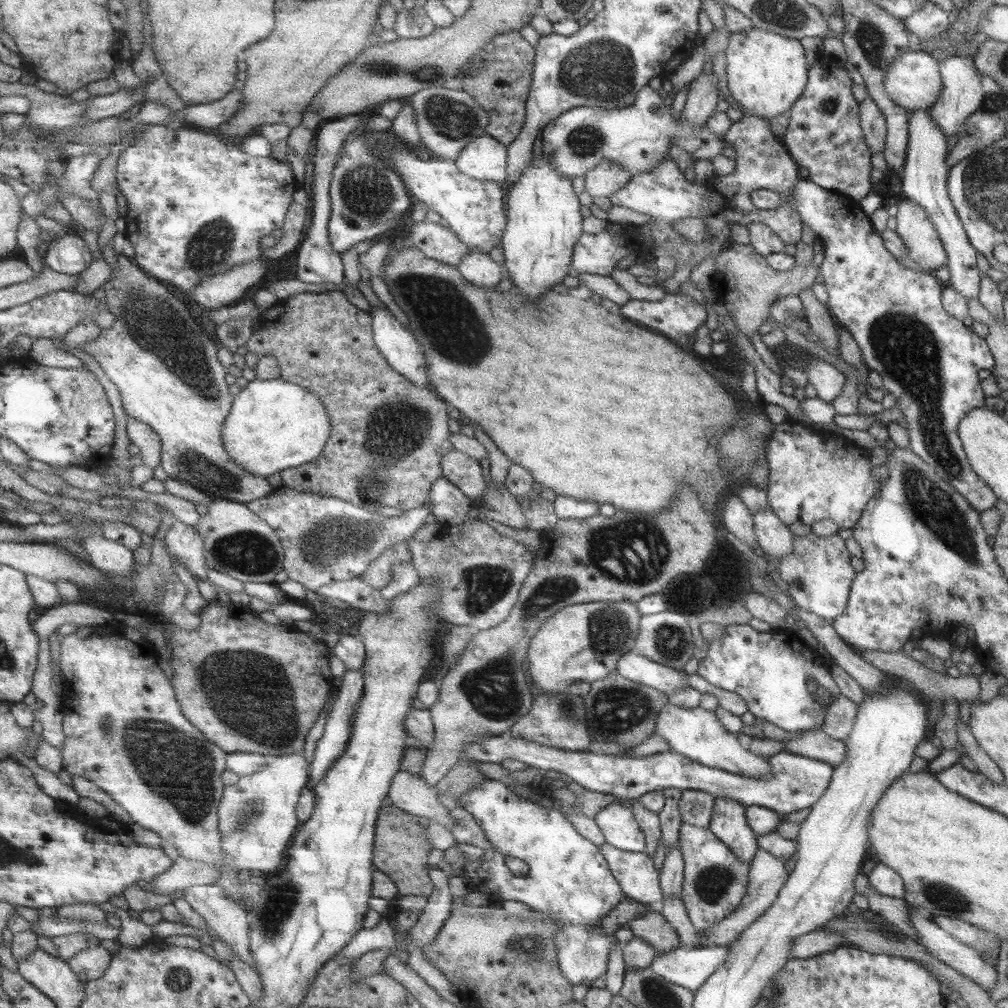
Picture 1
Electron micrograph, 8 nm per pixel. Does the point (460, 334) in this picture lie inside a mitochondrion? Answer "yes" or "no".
yes

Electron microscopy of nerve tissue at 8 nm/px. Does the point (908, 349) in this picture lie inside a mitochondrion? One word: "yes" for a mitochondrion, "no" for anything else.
yes

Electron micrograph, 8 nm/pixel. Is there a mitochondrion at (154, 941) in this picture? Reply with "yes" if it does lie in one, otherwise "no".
no

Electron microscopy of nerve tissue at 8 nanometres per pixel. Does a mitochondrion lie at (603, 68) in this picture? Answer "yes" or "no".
yes

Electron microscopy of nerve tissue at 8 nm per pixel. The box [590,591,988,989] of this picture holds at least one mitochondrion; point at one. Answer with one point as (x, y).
(671, 641)

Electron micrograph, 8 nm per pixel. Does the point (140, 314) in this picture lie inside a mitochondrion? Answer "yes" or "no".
yes

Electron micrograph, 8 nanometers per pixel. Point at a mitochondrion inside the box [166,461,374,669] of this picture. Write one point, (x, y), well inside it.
(248, 552)

